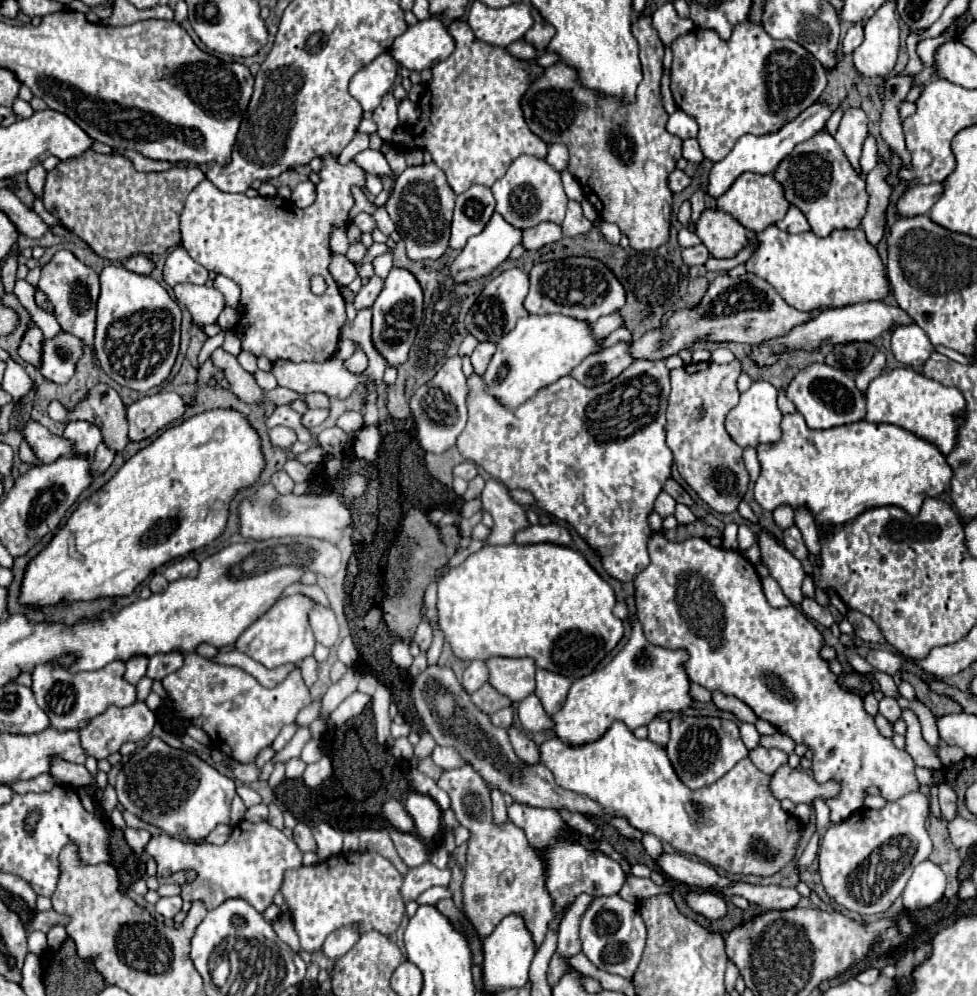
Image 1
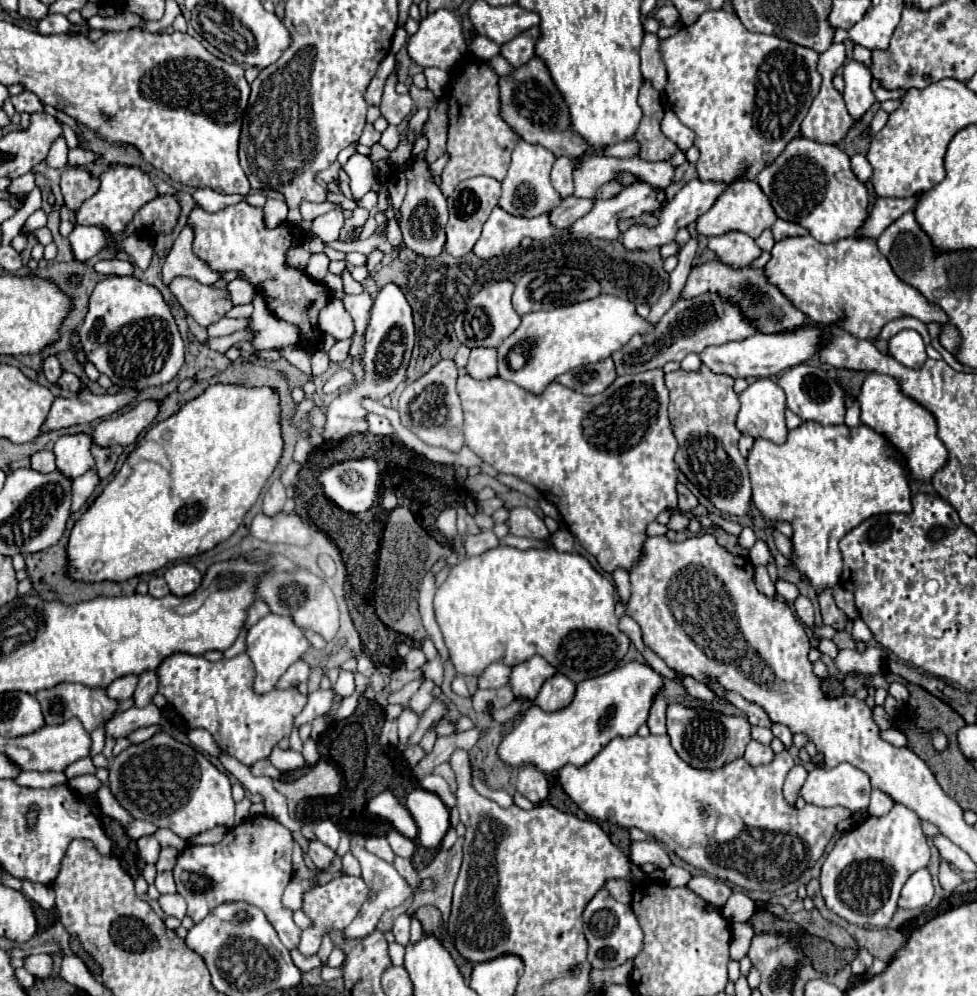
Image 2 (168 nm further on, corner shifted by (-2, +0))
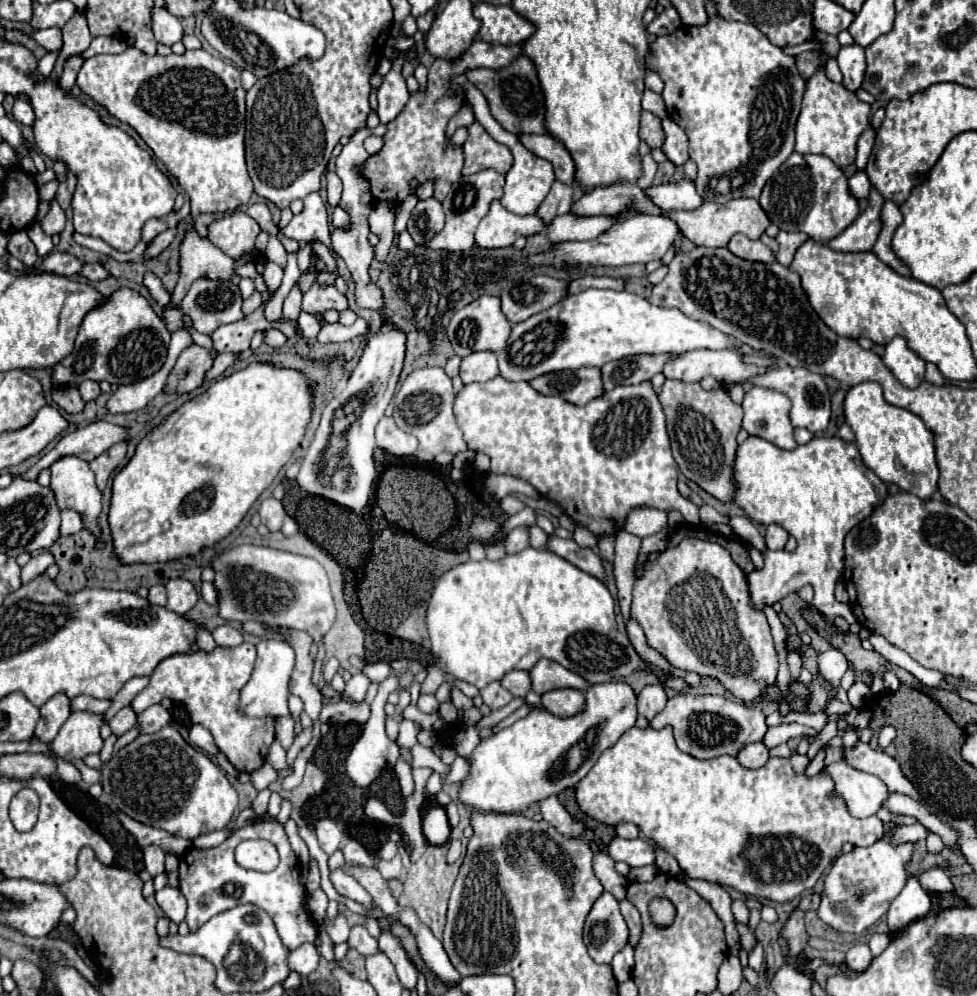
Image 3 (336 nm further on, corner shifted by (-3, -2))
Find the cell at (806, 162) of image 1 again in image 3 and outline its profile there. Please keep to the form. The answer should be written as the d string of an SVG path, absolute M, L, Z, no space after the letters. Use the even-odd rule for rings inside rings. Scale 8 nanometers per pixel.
M793 152L765 184L759 204L767 212L769 220L781 230L805 232L815 242L823 244L837 238L859 216L859 204L849 192L847 176L829 156L823 154Z

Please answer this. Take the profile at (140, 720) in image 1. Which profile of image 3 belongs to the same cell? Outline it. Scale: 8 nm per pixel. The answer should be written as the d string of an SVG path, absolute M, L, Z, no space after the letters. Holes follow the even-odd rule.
M155 704L155 706L149 706L147 710L143 710L139 716L137 716L137 726L139 726L139 732L147 734L147 732L157 732L161 730L163 726L169 724L169 712L161 706L161 704Z

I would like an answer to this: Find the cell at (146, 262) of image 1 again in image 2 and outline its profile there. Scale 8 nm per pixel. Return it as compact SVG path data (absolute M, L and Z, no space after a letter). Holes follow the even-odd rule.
M100 260L94 264L94 270L102 276L132 276L134 266L126 260Z

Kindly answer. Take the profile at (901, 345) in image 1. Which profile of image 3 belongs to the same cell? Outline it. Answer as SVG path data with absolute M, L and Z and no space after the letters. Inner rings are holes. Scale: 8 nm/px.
M897 336L885 346L883 362L893 370L895 378L903 382L907 388L917 388L925 378L925 362L913 352L905 338Z

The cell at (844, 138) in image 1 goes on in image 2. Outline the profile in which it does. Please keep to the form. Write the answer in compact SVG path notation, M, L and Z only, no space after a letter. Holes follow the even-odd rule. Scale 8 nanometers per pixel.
M850 60L844 64L844 102L848 112L860 120L862 114L874 104L874 94L870 88L872 76L868 72L868 66L856 60Z

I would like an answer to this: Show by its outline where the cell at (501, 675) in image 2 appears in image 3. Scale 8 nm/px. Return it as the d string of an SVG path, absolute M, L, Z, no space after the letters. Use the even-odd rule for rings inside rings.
M511 670L509 674L505 674L505 676L501 678L501 686L507 688L513 696L525 698L525 694L531 690L531 678L529 678L529 672L523 672L523 670Z

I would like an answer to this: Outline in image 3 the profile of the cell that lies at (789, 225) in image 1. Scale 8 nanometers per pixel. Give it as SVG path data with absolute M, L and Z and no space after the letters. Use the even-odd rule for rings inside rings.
M779 232L777 234L777 242L779 242L779 252L777 252L777 262L781 262L783 266L789 266L791 260L793 260L793 254L795 250L807 240L809 236L807 234L801 234L801 232Z

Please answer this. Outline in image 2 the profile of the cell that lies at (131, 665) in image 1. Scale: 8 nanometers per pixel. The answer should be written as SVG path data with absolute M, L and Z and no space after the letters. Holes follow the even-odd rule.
M124 676L124 680L114 680L108 688L106 688L106 696L118 702L124 702L128 698L132 698L134 690L136 690L136 676Z

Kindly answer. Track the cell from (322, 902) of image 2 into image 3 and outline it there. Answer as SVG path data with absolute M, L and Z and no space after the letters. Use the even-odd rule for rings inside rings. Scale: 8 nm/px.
M305 942L301 944L297 950L293 950L289 954L289 968L299 972L303 978L307 978L313 970L317 970L317 964L319 964L319 952L315 948L315 944L311 942Z

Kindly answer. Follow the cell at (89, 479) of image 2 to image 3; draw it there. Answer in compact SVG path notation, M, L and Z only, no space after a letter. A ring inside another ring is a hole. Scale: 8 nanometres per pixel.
M63 510L61 512L61 534L63 536L69 536L69 534L75 534L83 528L83 522L81 522L81 514L77 514L75 510Z

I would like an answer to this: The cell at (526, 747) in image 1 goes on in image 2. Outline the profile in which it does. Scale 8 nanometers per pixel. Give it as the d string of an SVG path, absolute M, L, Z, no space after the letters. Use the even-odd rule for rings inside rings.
M522 768L518 774L518 792L528 798L532 804L540 804L548 798L548 780L546 776L540 776L534 768Z

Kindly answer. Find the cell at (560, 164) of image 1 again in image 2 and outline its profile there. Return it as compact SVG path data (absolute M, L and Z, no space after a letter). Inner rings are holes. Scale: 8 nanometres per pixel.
M556 158L552 168L552 186L562 198L572 196L574 182L572 182L572 160L570 158Z

